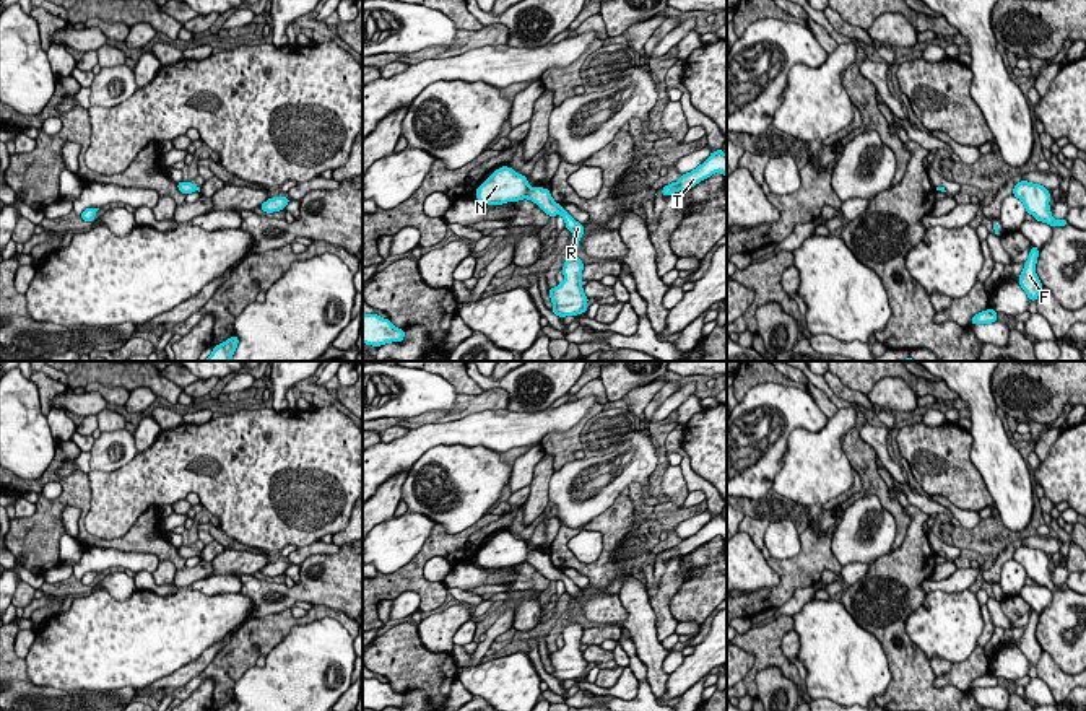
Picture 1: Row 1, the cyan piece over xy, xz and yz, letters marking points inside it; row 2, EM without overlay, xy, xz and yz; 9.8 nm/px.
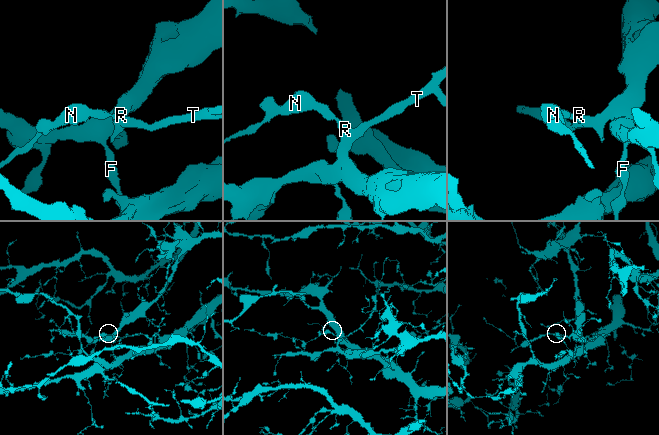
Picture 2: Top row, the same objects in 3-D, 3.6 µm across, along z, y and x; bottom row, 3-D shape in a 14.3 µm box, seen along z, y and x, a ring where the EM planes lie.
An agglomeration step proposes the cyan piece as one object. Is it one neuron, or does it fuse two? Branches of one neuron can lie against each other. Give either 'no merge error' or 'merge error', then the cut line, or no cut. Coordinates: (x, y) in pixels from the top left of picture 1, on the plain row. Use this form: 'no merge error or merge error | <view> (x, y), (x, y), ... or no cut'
no merge error | no cut

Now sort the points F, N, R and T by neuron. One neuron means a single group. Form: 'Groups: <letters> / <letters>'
Groups: F N R T

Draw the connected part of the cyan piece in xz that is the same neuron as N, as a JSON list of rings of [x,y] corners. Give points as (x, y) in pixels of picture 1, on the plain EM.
[[[512,532],[496,534],[478,553],[476,563],[481,568],[501,569],[528,563],[535,566],[546,579],[561,579],[566,592],[574,599],[576,610],[585,597],[584,589],[577,587],[567,576],[558,569],[548,553],[530,552],[525,540],[517,539]]]

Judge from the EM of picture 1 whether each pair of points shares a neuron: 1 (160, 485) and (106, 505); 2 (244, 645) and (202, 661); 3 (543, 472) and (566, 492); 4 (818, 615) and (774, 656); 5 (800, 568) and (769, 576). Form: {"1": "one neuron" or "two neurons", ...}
{"1": "one neuron", "2": "two neurons", "3": "two neurons", "4": "two neurons", "5": "two neurons"}

